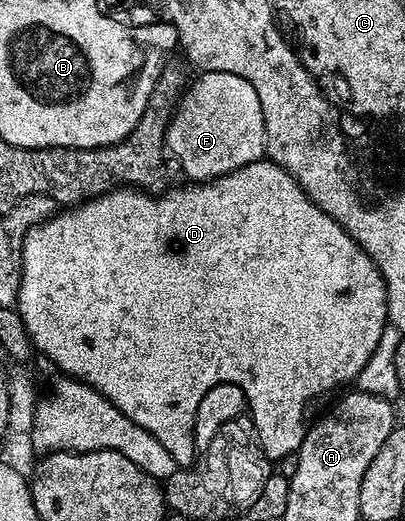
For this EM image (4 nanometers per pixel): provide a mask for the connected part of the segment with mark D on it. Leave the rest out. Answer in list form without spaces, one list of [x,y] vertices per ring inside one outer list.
[[[269,158],[257,159],[252,165],[244,165],[218,179],[194,181],[186,186],[190,187],[166,191],[159,199],[145,195],[142,189],[116,187],[97,199],[59,210],[50,219],[33,227],[24,237],[22,246],[22,280],[16,304],[27,337],[33,350],[43,351],[59,367],[57,370],[61,374],[95,387],[104,398],[112,401],[112,405],[116,405],[116,409],[120,409],[120,413],[124,413],[124,417],[152,433],[156,441],[172,453],[179,468],[187,468],[192,463],[192,420],[198,407],[203,406],[204,388],[214,383],[244,385],[256,443],[269,460],[293,456],[320,412],[335,398],[334,391],[341,392],[342,383],[353,384],[368,357],[372,357],[376,350],[380,333],[384,333],[388,326],[384,277],[361,245],[328,213],[321,211],[290,174],[280,169],[280,165],[271,163]]]

